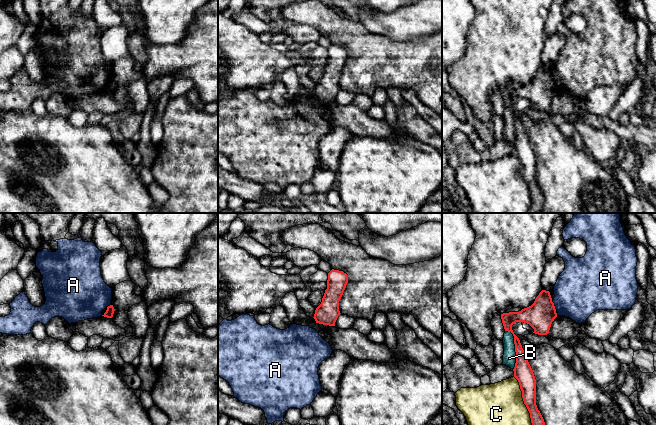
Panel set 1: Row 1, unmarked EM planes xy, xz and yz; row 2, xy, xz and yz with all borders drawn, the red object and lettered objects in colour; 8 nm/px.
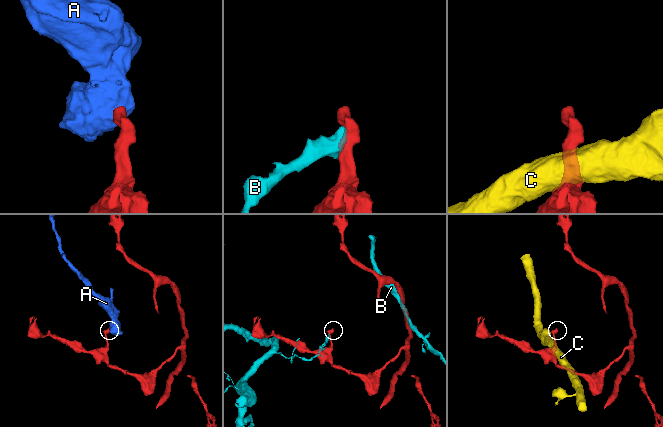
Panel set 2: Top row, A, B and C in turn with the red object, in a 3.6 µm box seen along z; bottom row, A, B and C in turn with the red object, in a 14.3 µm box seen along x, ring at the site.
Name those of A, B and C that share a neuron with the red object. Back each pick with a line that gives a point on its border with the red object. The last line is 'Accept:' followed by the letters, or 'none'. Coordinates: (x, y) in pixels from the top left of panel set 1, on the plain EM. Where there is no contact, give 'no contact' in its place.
Accept: none

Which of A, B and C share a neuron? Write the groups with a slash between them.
A / B / C

